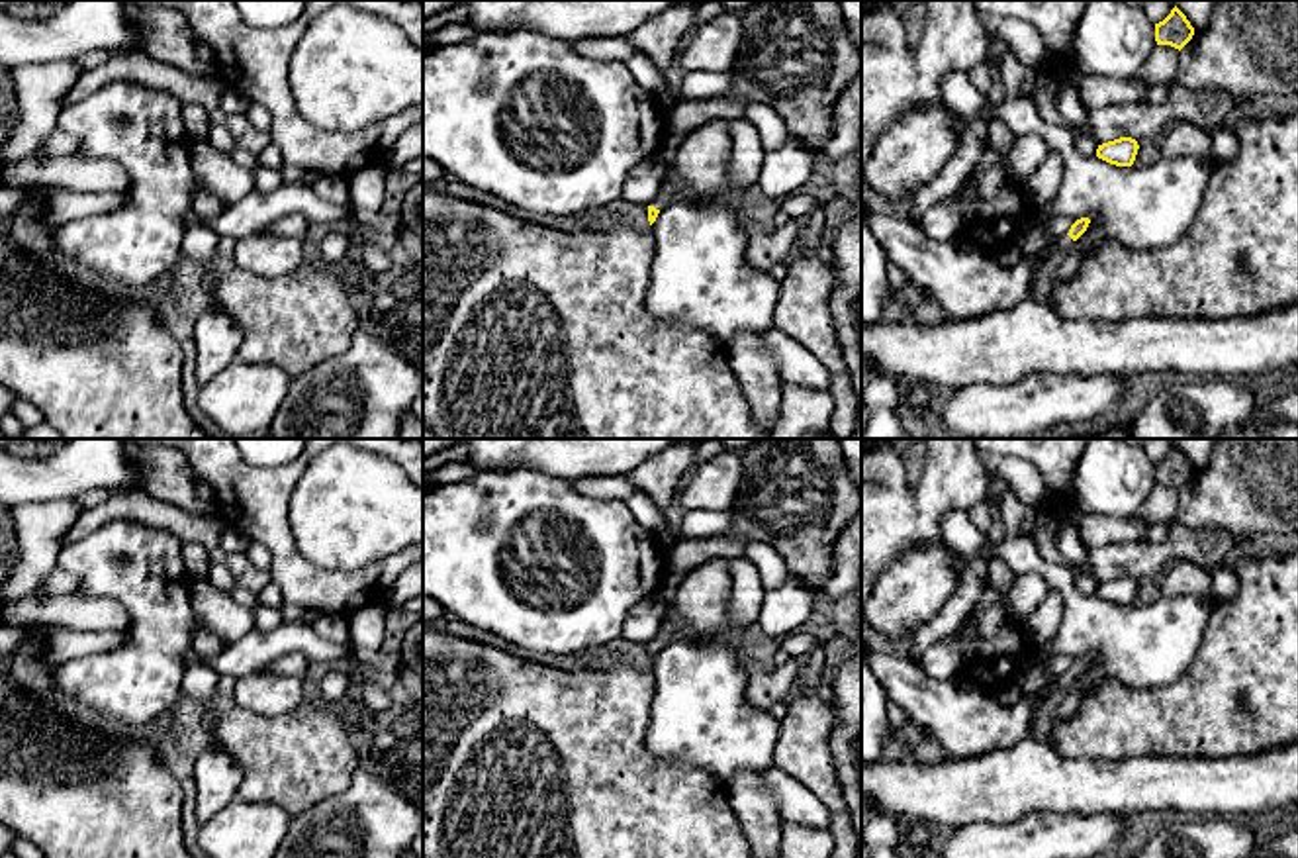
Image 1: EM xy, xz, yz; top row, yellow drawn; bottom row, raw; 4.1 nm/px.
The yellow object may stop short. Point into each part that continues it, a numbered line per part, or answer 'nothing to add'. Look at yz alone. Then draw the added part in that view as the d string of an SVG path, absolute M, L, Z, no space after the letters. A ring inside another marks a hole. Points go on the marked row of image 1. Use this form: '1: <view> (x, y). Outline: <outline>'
1: yz (1064, 245). Outline: M1065 235L1065 237L1059 237L1055 245L1049 247L1045 253L1063 259L1073 247L1075 247L1075 241L1069 235Z

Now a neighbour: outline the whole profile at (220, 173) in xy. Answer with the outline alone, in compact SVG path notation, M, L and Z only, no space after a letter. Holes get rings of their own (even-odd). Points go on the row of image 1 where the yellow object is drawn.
M209 143L196 145L192 157L194 174L225 204L237 204L255 190L249 168L239 167L229 155L215 151Z

